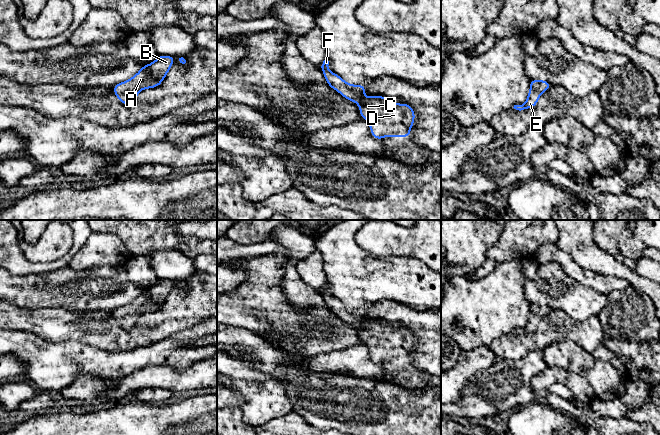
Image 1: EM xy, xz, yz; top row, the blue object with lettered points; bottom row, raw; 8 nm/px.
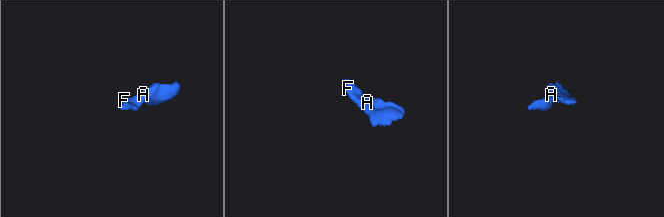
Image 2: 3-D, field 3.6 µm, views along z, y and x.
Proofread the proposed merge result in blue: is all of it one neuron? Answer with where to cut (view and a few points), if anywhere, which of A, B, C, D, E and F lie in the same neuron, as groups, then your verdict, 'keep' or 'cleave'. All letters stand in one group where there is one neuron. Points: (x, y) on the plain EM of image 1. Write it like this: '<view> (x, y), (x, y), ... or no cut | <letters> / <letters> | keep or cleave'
no cut | A B C D E F | keep

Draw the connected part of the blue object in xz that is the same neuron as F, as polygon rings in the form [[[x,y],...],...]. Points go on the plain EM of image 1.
[[[326,281],[320,293],[326,306],[343,321],[356,326],[360,332],[361,341],[365,342],[375,363],[389,361],[410,361],[415,337],[408,328],[396,328],[381,319],[364,321],[364,309],[351,309],[340,300],[328,294],[329,285]]]

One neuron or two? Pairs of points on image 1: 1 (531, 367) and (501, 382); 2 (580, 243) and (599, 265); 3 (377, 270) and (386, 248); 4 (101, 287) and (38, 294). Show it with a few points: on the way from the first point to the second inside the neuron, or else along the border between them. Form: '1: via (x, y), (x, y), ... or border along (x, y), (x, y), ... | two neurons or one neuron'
1: via (524, 369), (508, 382) | one neuron
2: via (582, 248), (594, 260) | one neuron
3: border along (361, 247), (380, 256), (407, 256) | two neurons
4: via (85, 286), (54, 286) | one neuron

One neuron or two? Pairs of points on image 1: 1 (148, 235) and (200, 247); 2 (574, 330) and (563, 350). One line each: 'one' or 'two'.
1: one
2: two

